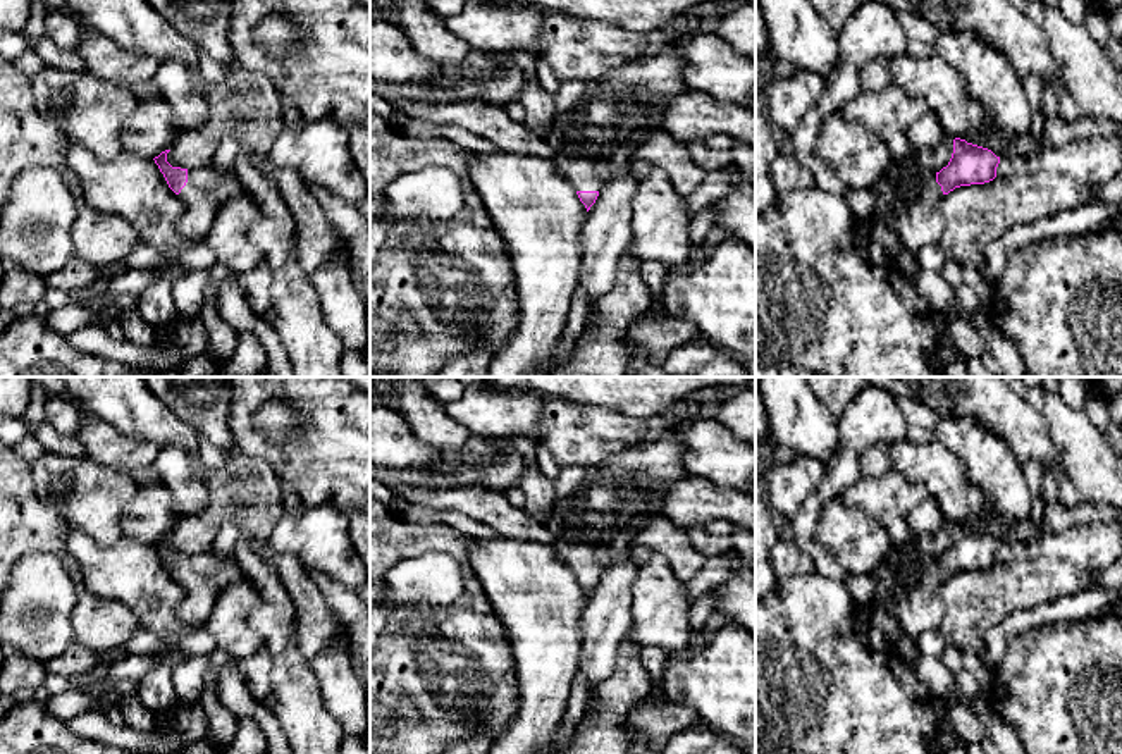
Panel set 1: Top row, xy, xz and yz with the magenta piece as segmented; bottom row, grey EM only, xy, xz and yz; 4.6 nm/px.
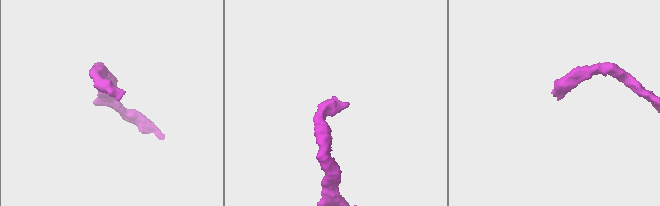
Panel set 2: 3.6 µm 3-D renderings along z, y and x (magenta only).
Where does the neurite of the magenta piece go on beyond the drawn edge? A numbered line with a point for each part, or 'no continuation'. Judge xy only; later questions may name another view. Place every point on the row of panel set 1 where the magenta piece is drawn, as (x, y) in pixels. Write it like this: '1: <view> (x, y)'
1: xy (207, 190)

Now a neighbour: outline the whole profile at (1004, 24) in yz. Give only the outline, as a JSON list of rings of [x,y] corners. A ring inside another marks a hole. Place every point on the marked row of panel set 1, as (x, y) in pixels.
[[[876,0],[893,10],[915,12],[938,33],[969,31],[998,48],[1024,81],[1034,74],[1045,84],[1062,79],[1062,65],[1043,28],[1014,0]]]

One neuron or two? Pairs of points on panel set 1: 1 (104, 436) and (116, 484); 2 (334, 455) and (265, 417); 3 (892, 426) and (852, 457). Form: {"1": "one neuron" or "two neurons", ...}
{"1": "two neurons", "2": "two neurons", "3": "one neuron"}

